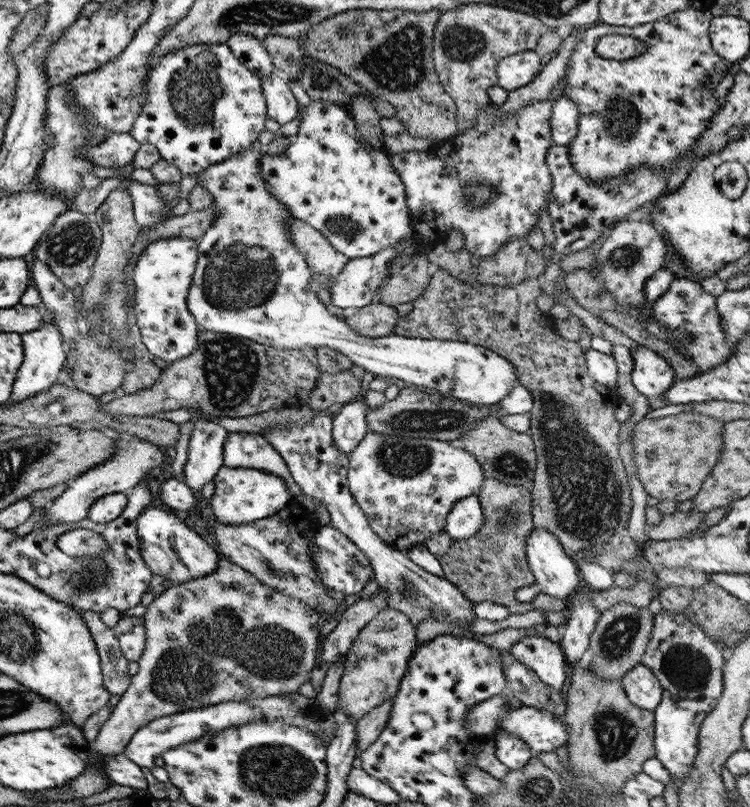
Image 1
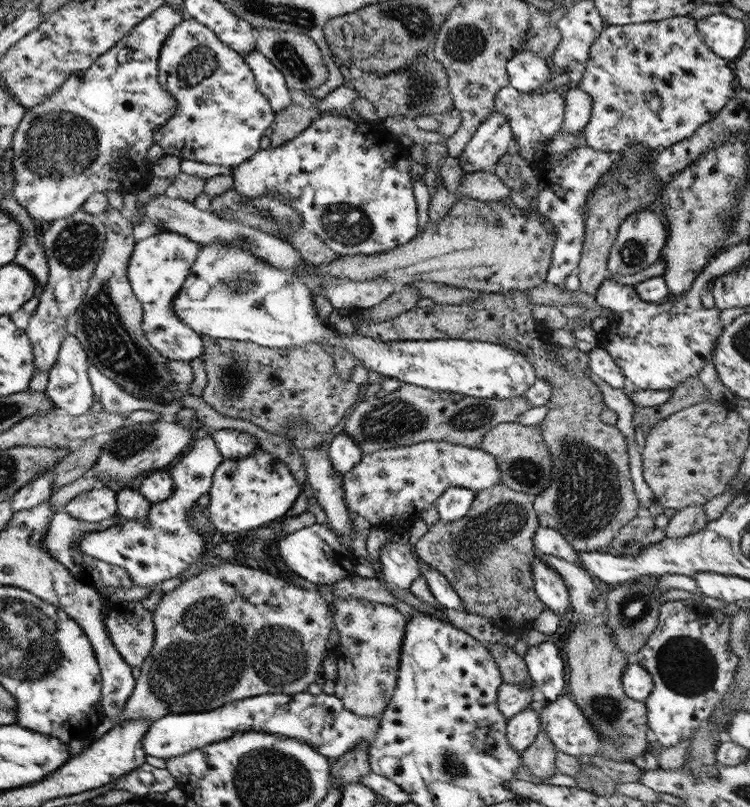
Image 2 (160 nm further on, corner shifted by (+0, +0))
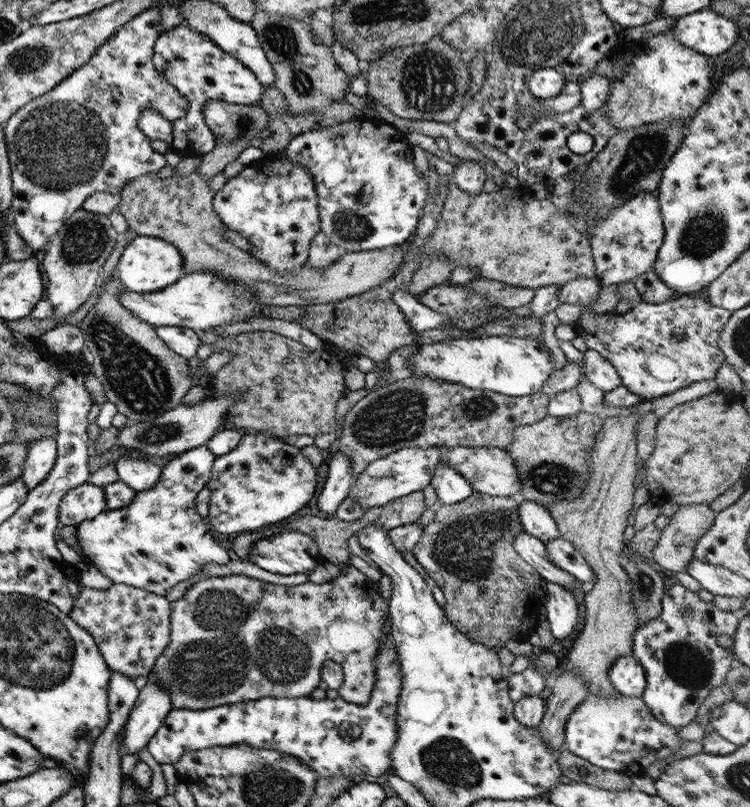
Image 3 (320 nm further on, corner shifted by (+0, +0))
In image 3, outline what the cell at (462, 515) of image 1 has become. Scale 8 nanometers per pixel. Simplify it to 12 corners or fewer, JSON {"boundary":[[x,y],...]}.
{"boundary":[[447,463],[434,468],[430,485],[437,506],[457,504],[473,492]]}

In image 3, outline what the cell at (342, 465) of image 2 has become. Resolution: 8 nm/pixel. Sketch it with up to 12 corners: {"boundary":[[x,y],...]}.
{"boundary":[[326,457],[317,510],[333,515],[353,482],[347,457]]}

